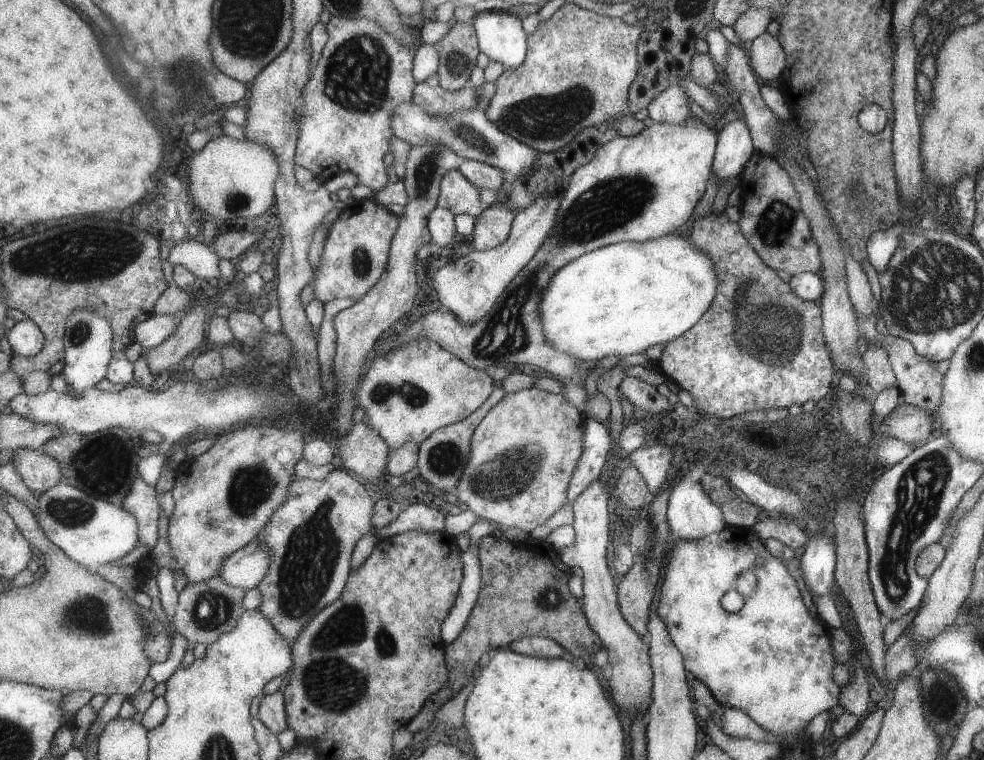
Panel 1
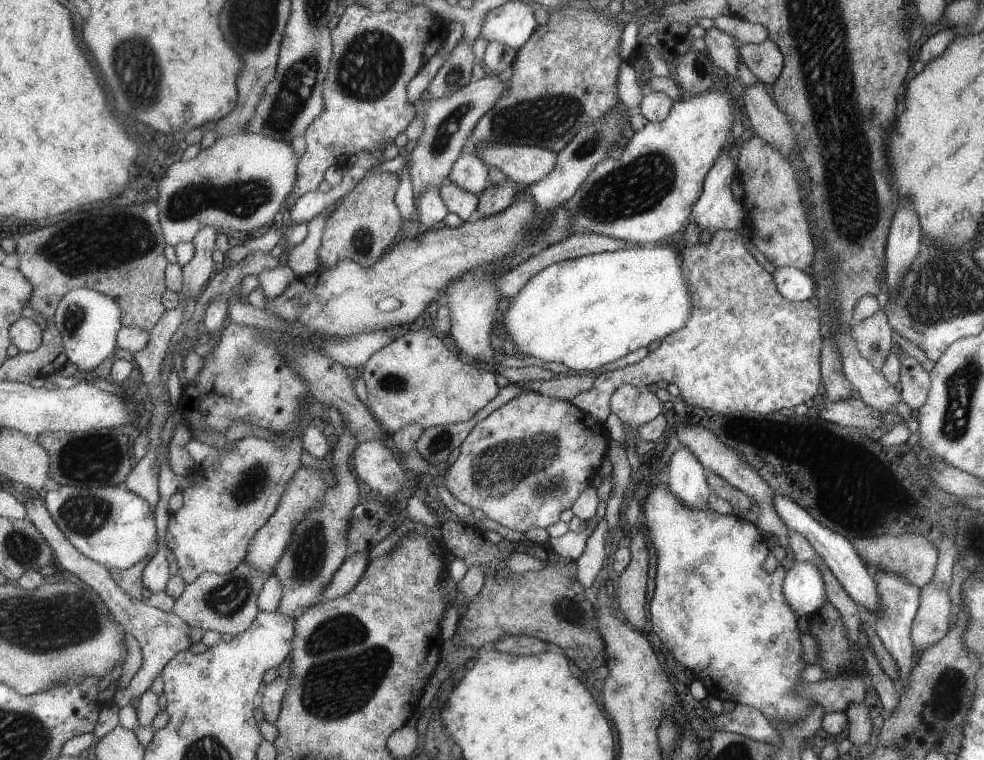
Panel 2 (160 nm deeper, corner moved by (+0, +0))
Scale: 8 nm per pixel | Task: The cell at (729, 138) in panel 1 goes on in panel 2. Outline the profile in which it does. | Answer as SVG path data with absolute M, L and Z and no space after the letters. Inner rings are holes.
M724 151L721 157L717 158L714 162L714 166L711 168L709 174L705 178L705 182L702 186L702 194L694 205L691 207L689 217L686 218L688 222L693 222L702 230L706 230L712 236L714 232L718 230L730 231L731 229L742 230L742 218L744 210L742 206L733 201L731 197L731 190L729 184L731 179L736 174L736 165L733 164L731 158L727 155L728 152Z

